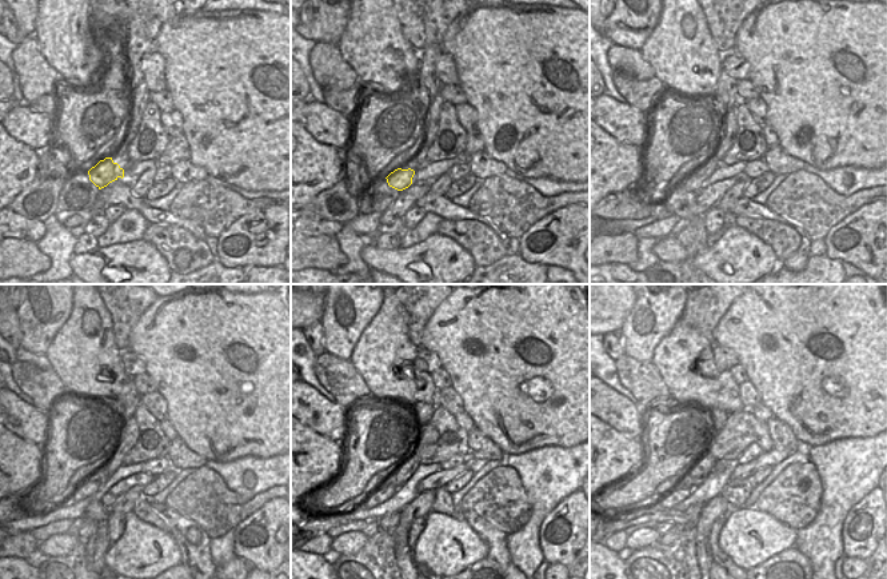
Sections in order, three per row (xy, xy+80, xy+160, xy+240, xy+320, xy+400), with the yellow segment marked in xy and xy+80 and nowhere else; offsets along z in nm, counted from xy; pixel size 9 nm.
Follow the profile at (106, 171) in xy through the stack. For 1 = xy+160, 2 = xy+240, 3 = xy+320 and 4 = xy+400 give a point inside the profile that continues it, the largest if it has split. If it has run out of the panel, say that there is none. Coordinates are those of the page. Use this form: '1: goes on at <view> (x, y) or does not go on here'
1: goes on at xy+160 (692, 184)
2: goes on at xy+240 (86, 488)
3: goes on at xy+320 (380, 494)
4: goes on at xy+400 (672, 498)

